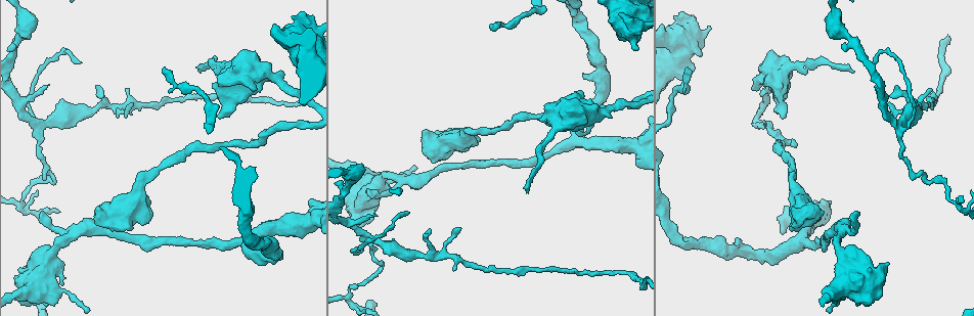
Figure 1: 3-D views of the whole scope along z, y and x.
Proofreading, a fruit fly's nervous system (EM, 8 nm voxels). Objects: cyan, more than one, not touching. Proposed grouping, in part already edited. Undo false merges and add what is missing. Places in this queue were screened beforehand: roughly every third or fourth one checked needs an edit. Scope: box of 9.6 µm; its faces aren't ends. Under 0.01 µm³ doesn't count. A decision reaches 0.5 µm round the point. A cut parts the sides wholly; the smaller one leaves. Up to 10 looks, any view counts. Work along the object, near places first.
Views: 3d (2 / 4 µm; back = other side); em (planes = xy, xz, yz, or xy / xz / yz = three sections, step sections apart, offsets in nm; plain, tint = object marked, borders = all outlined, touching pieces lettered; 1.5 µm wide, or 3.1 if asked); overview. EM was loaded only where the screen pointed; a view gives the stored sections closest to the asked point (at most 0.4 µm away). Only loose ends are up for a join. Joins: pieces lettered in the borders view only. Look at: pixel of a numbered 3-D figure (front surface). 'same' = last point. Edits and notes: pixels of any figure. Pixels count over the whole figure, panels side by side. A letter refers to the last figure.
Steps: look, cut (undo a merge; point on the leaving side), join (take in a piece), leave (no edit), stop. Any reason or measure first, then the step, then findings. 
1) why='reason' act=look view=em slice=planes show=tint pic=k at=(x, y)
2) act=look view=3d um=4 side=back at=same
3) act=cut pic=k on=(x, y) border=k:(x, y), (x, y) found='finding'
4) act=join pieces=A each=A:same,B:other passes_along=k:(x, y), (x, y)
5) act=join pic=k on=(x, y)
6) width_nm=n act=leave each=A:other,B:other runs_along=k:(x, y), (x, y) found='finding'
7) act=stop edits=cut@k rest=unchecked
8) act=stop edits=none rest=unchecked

why='branch stops here' act=look view=3d um=4 pic=1 at=(217, 116)

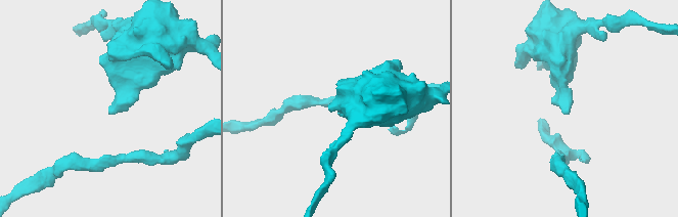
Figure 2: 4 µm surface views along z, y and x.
why='need the tissue' act=look view=em slice=xy step=8 show=tint pic=2 at=(110, 112)

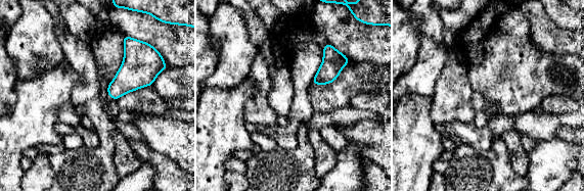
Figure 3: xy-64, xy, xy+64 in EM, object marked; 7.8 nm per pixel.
act=look view=em slice=planes show=borders at=same

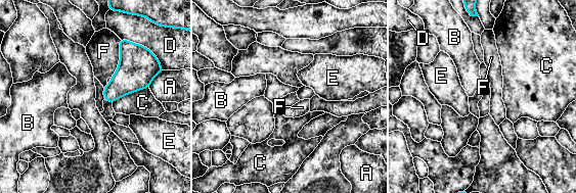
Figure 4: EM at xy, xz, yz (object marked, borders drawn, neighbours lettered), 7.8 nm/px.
act=leave each=A:other,B:other,C:other,D:other,E:other,F:other border=4:(120, 39), (119, 64), (111, 77) found='none of them fits'

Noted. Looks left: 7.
why='abrupt turn' act=look view=3d um=4 pic=1 at=(348, 296)

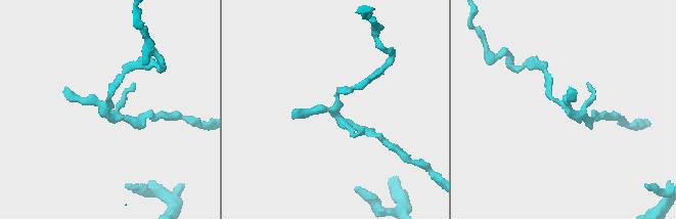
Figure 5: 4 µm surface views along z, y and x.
why='now the EM' act=look view=em slice=yz step=8 show=tint pic=5 at=(565, 106)

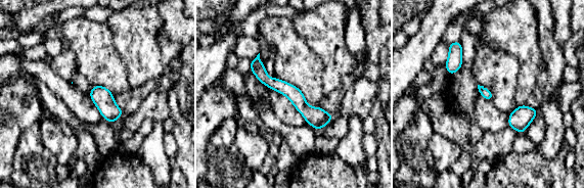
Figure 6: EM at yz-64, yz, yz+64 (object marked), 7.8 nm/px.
act=look view=em slice=planes show=borders at=same

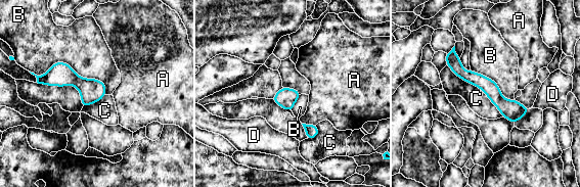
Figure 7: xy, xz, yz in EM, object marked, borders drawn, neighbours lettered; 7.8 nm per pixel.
longest_contact=B:650nm act=leave each=A:other,B:other,C:other,D:other runs_along=7:(448, 55), (508, 109), (525, 109) found='continuous, no second neuron'

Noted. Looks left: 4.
why='free end' act=look view=3d um=4 pic=1 at=(41, 213)

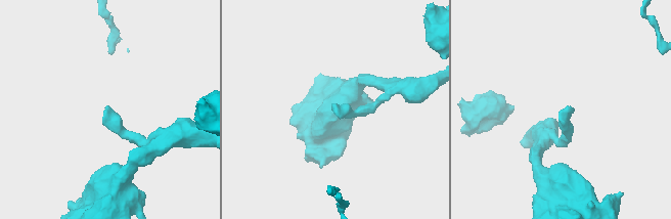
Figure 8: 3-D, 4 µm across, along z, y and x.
act=look view=em slice=xz step=4 show=tint pic=8 at=(573, 107)

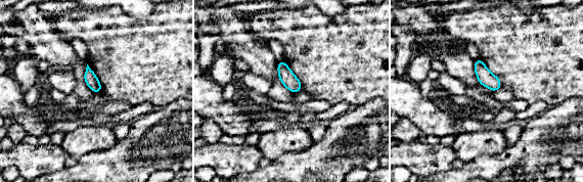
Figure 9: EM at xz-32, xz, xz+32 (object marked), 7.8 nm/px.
why='another direction' act=look view=em slice=planes show=borders at=same

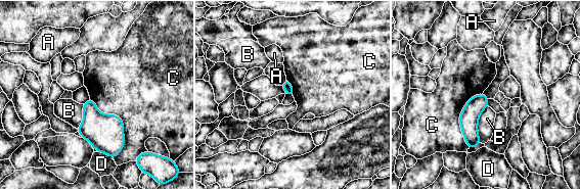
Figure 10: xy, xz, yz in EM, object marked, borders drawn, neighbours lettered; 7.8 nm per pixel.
act=leave each=A:other,B:other,C:other,D:other border=10:(90, 97), (121, 119), (115, 158) found='none of them fits'

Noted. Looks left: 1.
act=stop edits=none rest=unchecked

